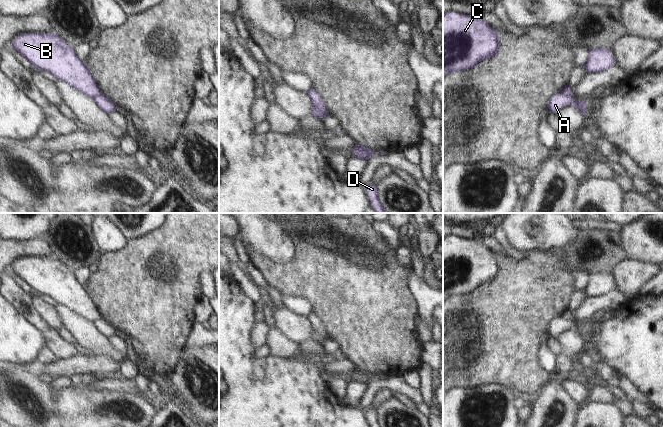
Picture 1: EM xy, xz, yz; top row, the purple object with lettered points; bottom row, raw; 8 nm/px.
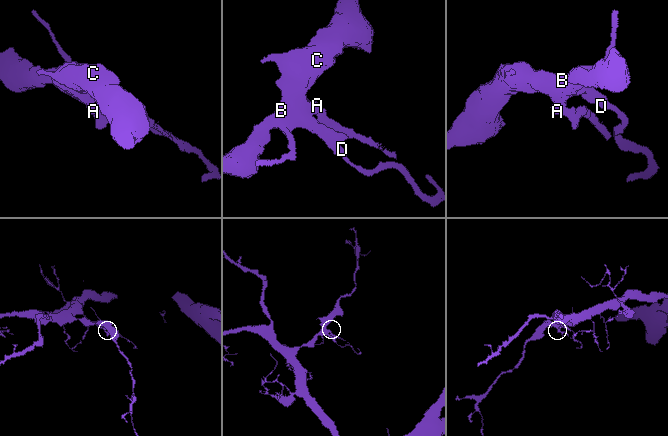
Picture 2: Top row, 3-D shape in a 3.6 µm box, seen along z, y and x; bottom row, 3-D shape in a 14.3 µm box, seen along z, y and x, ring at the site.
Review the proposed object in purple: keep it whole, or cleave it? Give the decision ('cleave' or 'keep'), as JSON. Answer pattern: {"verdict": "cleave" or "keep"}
{"verdict": "cleave"}

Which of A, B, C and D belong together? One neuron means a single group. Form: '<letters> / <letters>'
A / B C D

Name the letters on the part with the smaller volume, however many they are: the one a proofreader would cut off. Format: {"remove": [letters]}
{"remove": ["A"]}

